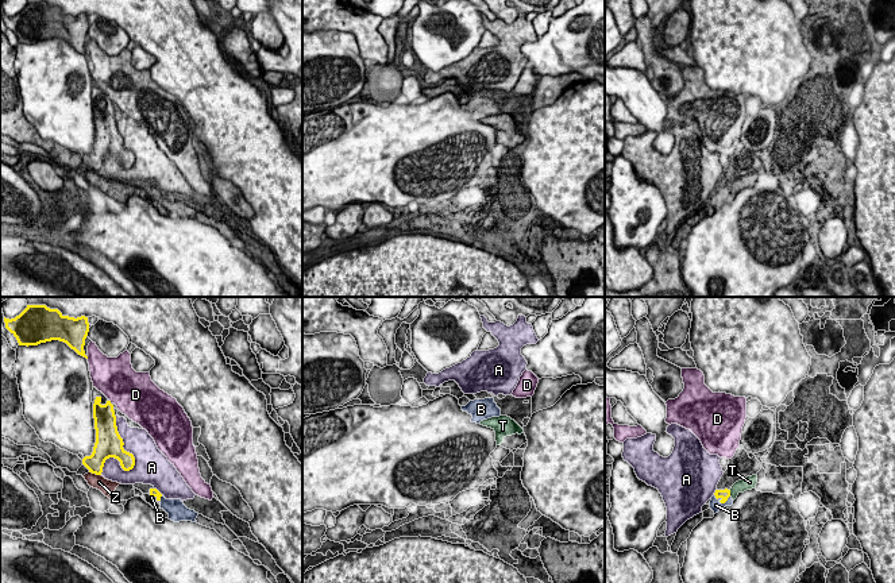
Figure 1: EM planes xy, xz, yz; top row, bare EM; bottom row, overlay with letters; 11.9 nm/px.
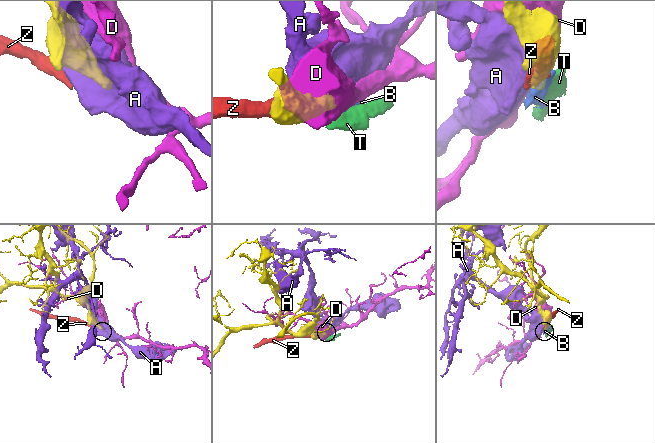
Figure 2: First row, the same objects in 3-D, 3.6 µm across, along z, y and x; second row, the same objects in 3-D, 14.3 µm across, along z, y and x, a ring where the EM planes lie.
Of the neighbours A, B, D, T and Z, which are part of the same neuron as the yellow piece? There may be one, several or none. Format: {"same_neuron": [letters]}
{"same_neuron": ["B"]}

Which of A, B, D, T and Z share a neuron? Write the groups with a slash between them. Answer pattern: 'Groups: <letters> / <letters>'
Groups: A / B / D / T Z

